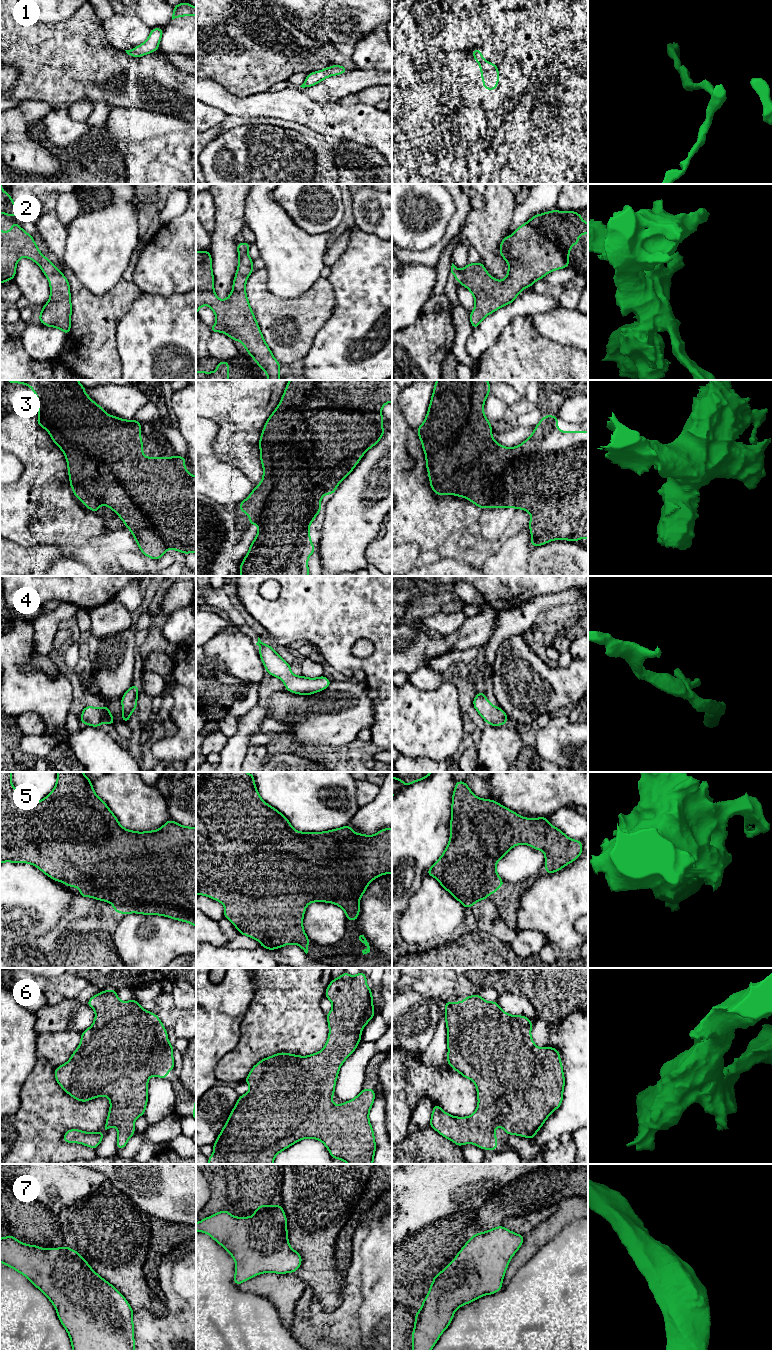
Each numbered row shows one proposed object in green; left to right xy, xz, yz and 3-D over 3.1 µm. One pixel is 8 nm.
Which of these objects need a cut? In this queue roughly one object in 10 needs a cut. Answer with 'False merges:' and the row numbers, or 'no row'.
False merges: no row

